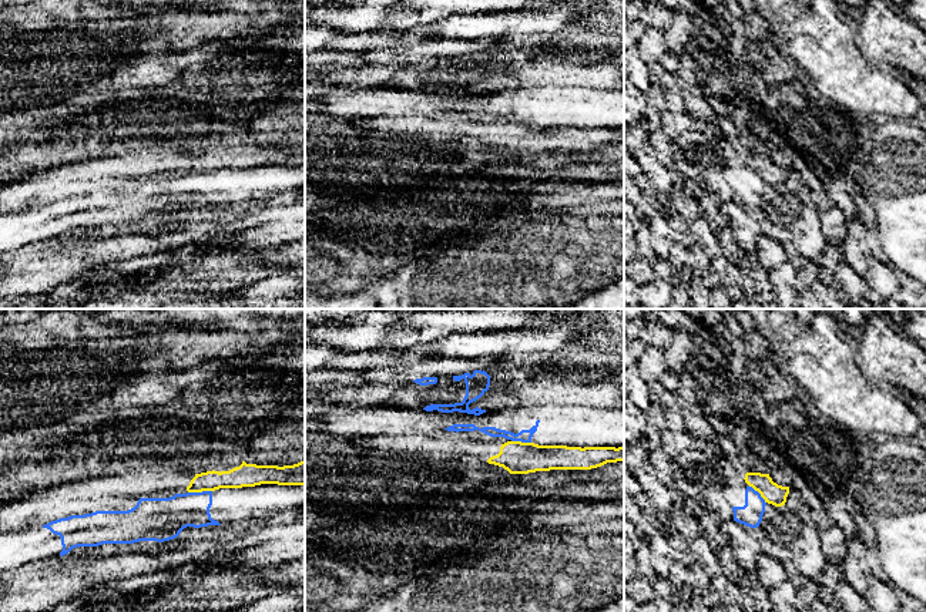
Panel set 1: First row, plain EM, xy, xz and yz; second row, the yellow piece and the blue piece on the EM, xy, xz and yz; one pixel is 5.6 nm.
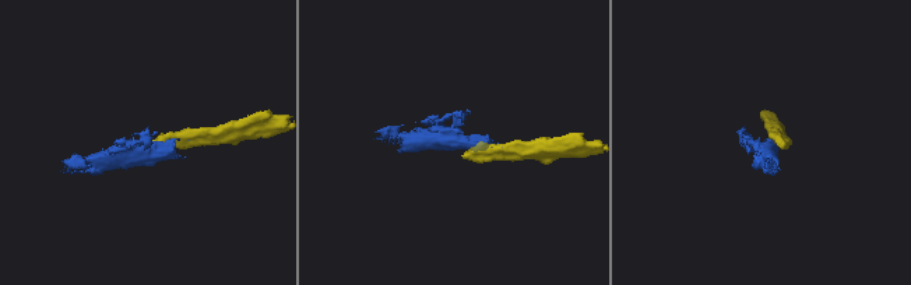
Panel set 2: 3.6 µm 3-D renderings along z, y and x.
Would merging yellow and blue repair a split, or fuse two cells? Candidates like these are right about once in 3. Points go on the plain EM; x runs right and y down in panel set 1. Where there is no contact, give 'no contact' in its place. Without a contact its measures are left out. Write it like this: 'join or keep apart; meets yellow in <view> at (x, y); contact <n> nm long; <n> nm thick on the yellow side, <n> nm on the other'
keep apart; meets yellow in xy at (200, 172); contact 140 nm long; 120 nm thick on the yellow side, 220 nm on the other

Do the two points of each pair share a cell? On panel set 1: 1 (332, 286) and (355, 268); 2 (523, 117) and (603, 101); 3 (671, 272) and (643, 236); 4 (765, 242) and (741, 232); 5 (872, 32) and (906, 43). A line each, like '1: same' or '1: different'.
1: same
2: same
3: same
4: different
5: same

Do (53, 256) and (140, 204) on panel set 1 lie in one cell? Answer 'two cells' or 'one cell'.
two cells

